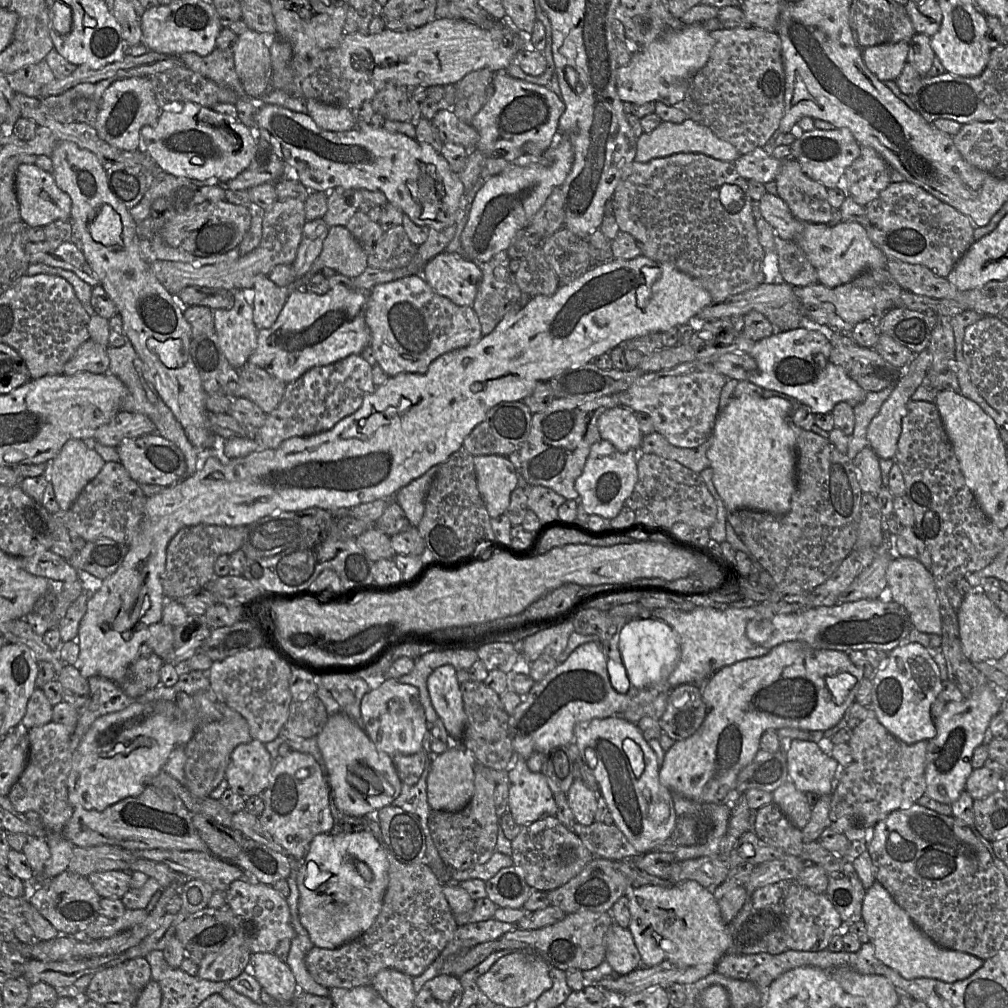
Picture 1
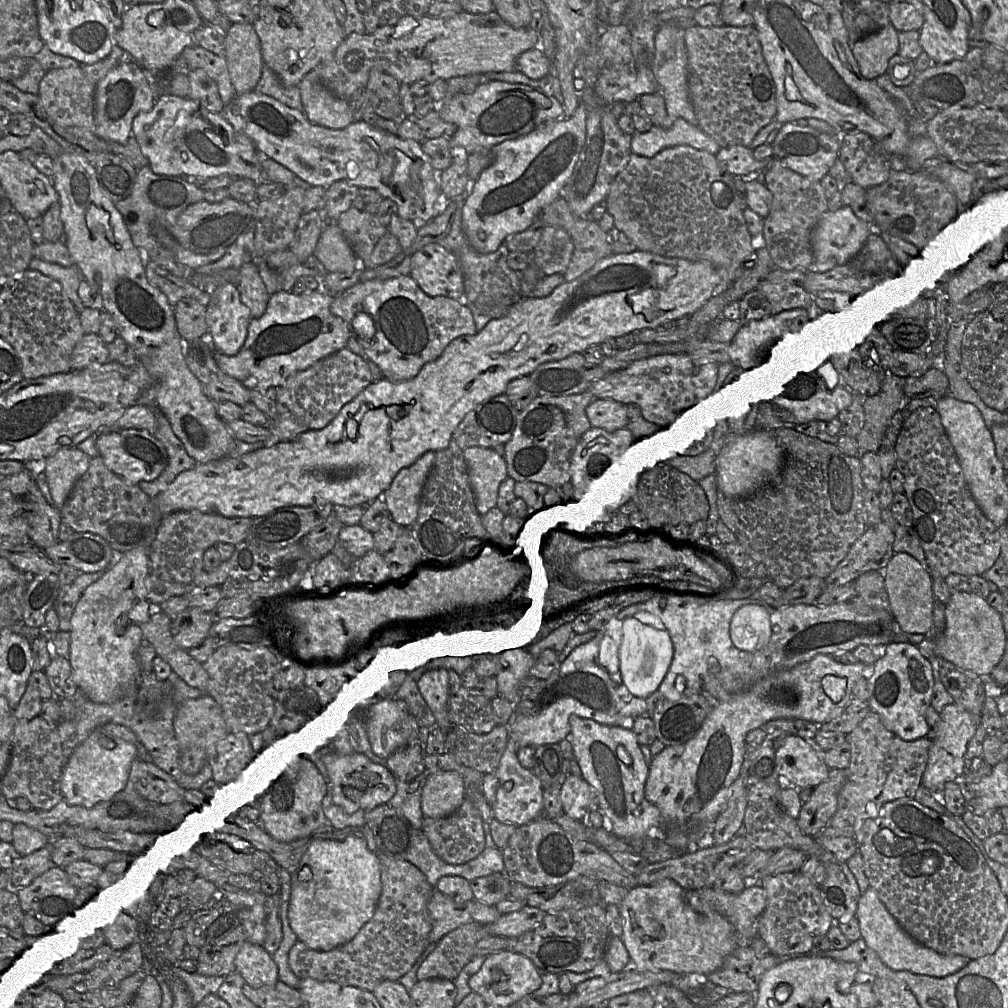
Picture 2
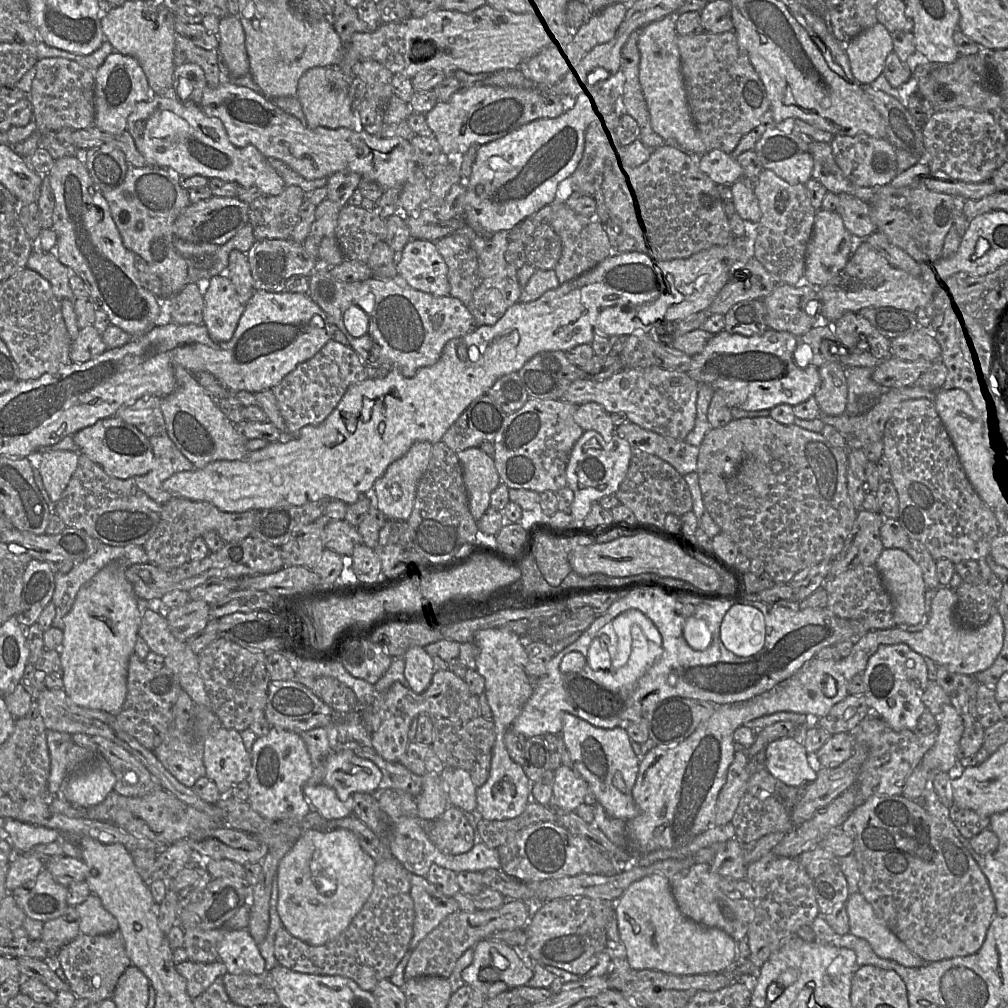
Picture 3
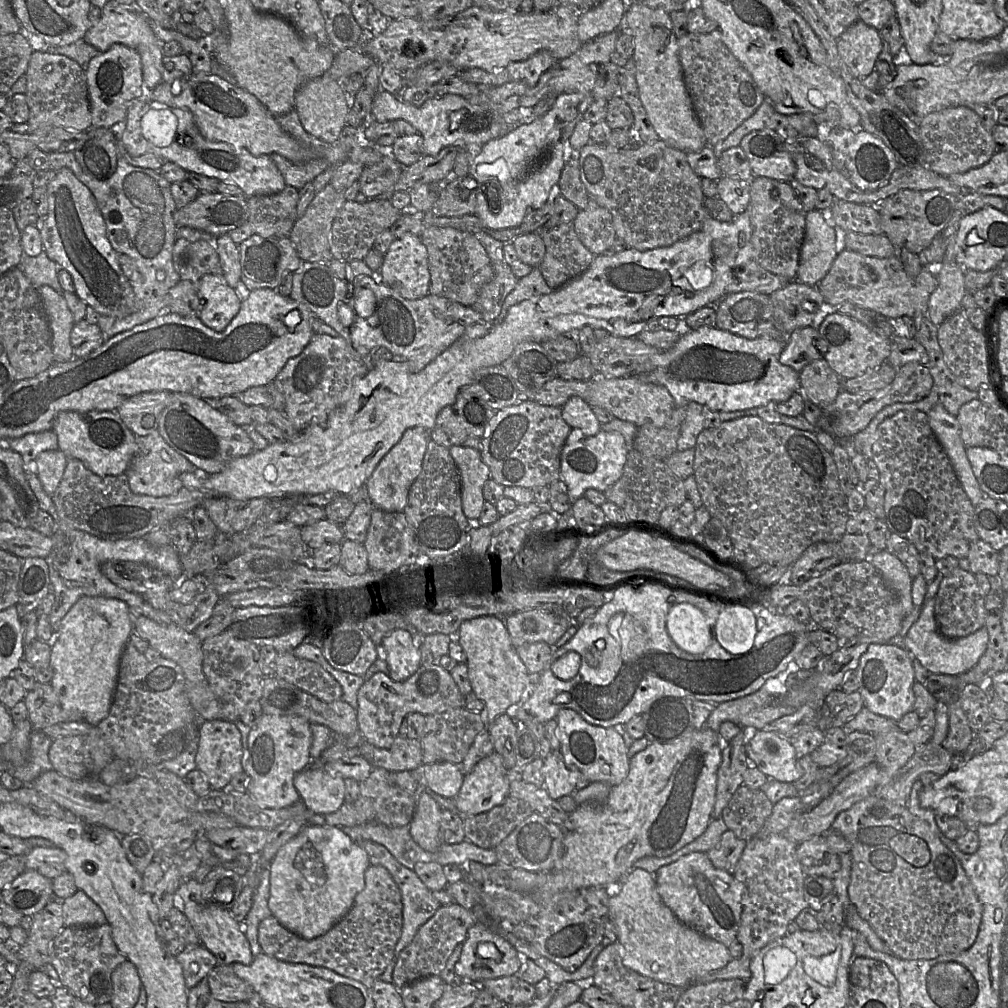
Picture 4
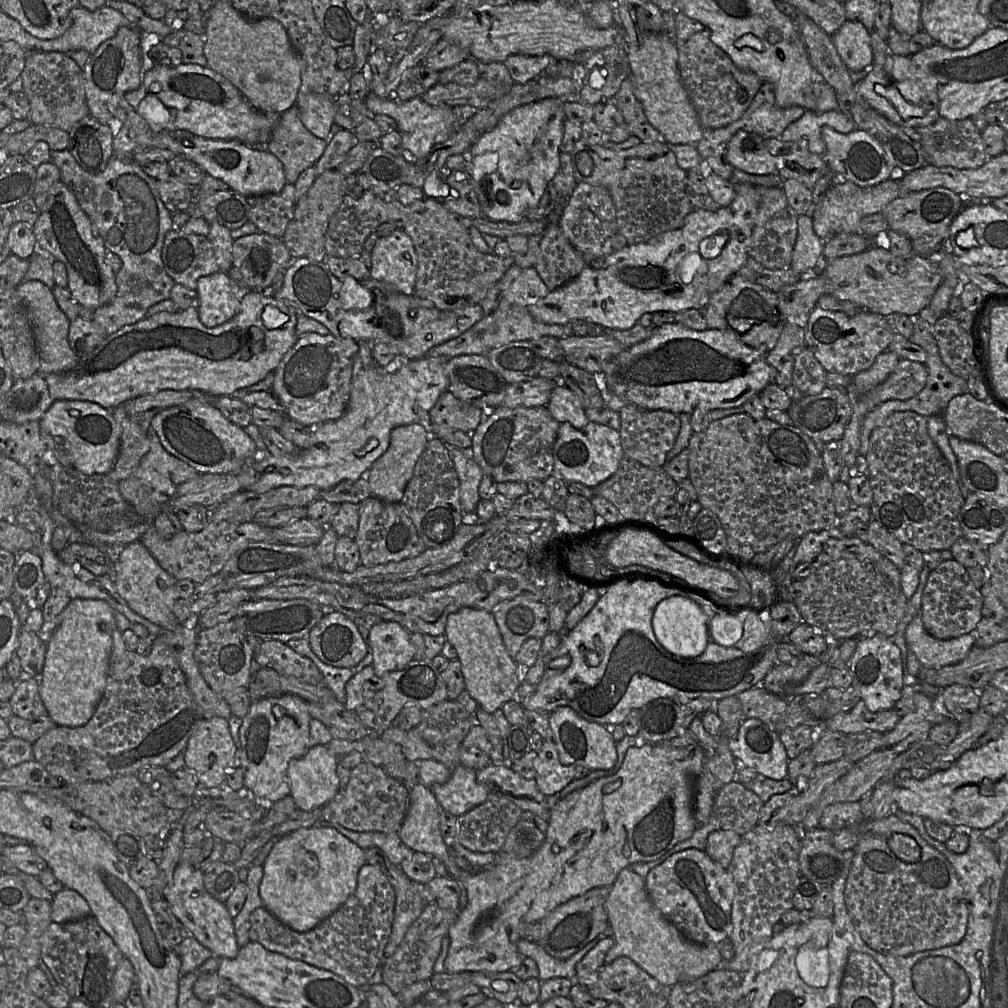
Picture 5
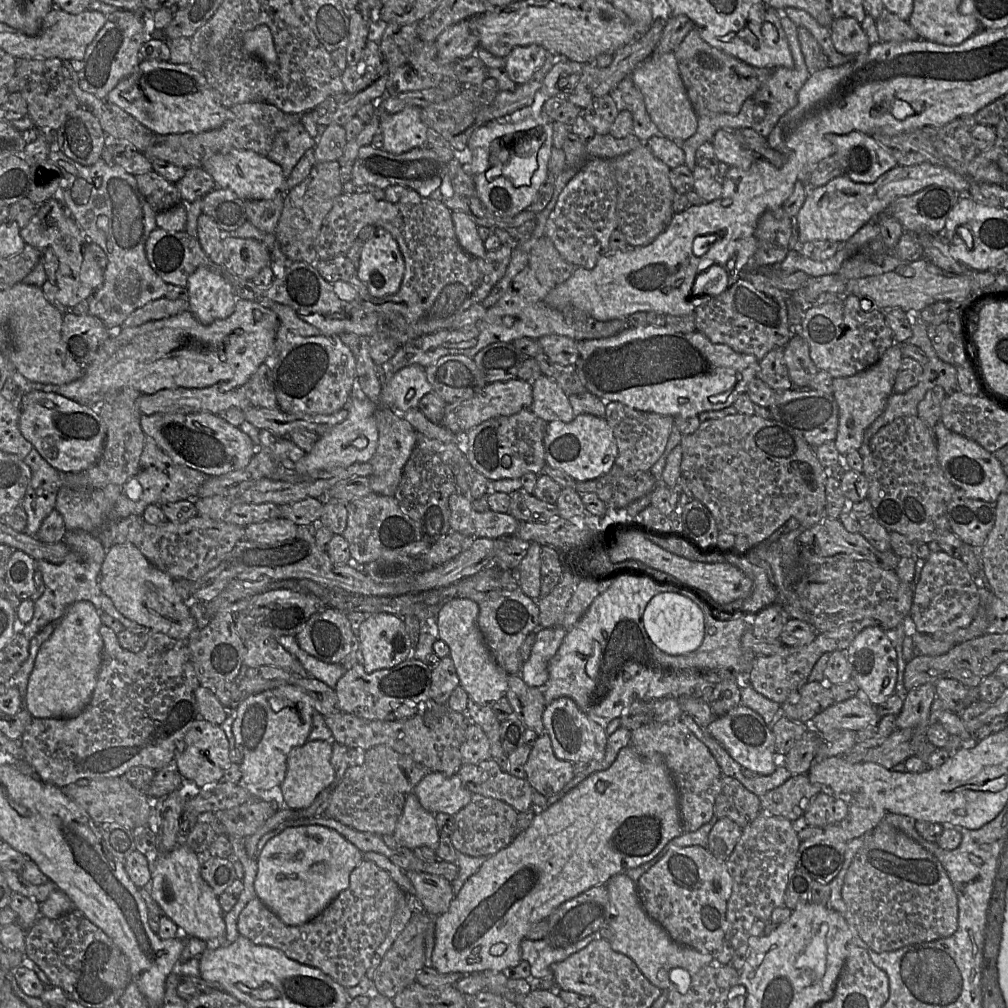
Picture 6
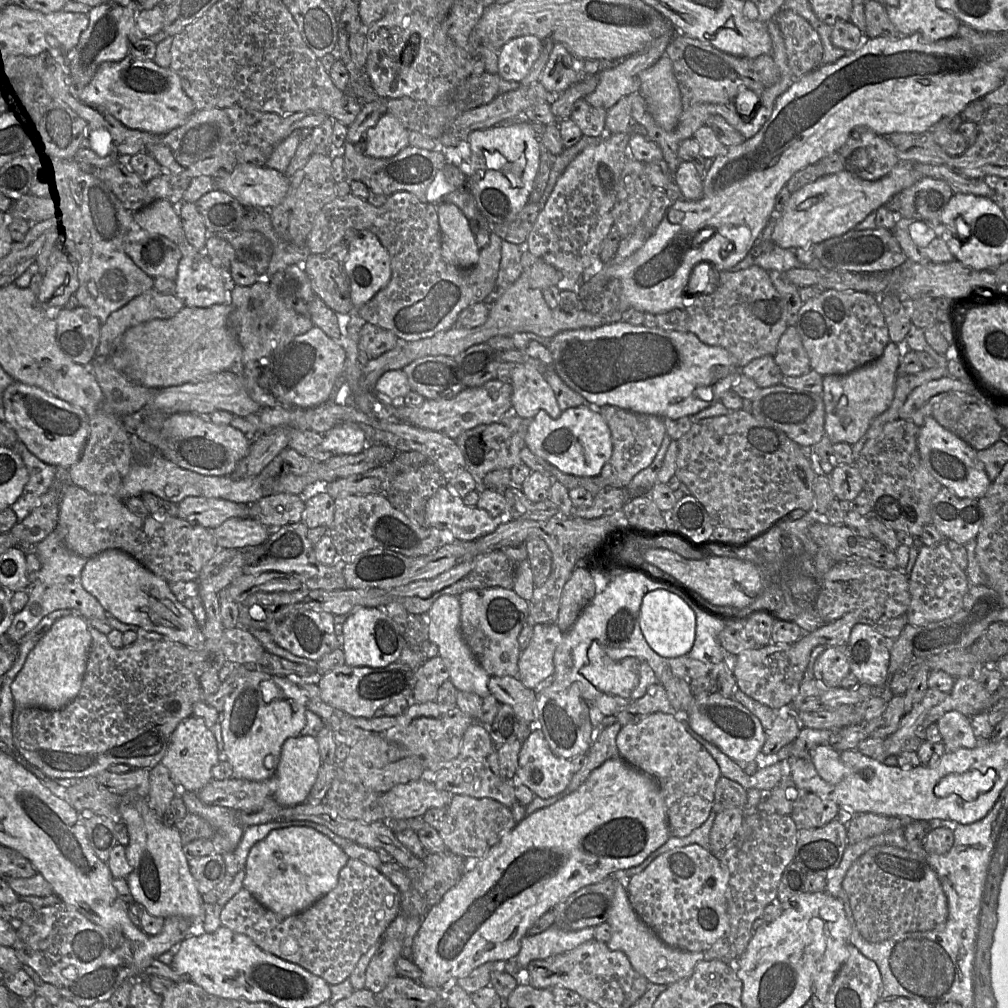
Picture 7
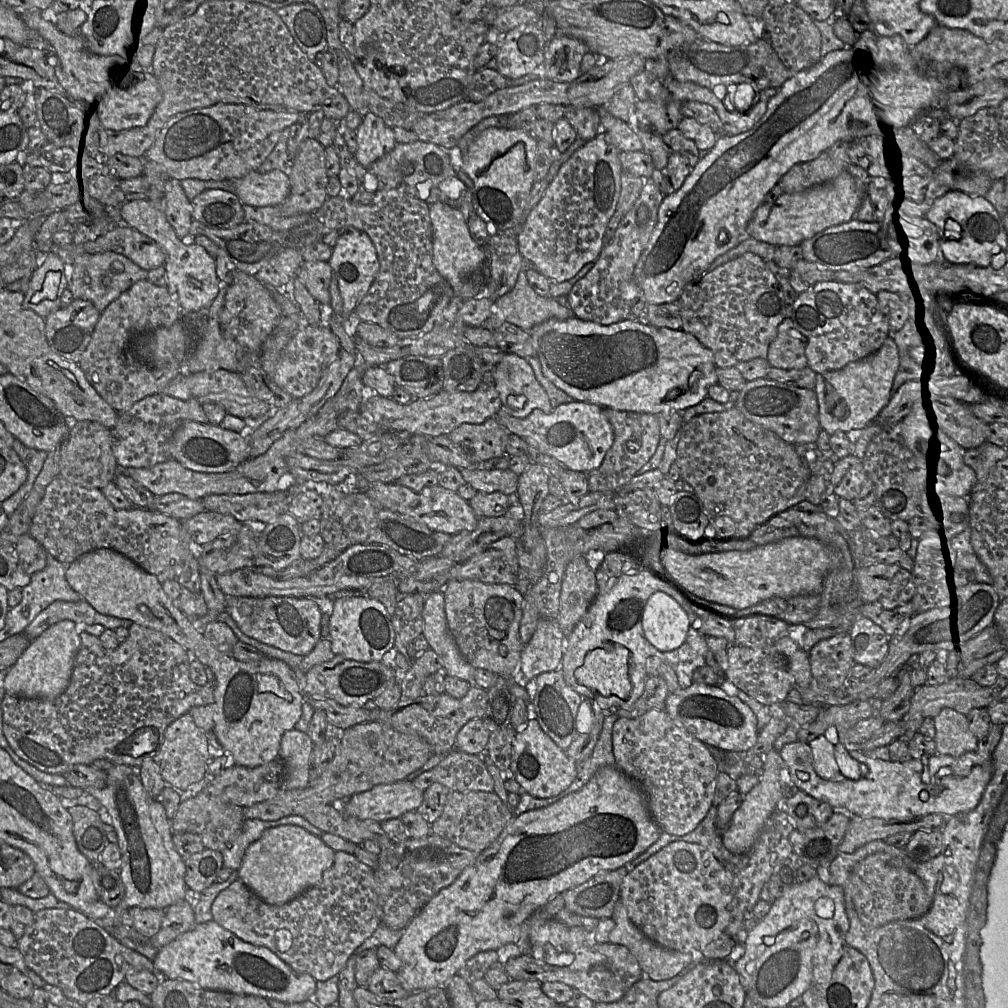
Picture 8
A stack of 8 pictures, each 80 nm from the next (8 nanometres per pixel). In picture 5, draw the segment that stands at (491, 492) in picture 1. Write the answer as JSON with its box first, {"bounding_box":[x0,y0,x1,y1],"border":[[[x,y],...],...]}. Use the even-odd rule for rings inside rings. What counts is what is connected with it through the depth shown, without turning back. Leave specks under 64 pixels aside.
{"bounding_box":[448,447,484,513],"border":[[[448,447],[459,480],[459,498],[463,513],[476,512],[480,500],[478,488],[484,472],[471,456],[471,448]]]}

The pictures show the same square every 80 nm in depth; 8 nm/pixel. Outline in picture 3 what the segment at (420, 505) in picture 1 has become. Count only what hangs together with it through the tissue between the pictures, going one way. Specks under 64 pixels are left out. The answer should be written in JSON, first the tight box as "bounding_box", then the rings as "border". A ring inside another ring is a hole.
{"bounding_box":[372,441,432,521],"border":[[[416,441],[407,453],[391,463],[384,474],[376,480],[372,490],[377,497],[377,509],[388,520],[408,521],[415,502],[418,483],[427,470],[432,444],[428,441]]]}

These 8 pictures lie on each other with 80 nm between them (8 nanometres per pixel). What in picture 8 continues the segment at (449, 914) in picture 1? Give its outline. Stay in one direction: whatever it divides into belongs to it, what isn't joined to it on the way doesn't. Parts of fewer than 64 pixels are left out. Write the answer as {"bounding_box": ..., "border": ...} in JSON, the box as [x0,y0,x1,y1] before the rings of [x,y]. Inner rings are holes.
{"bounding_box":[211,851,383,981],"border":[[[335,851],[334,862],[324,871],[319,884],[306,889],[285,904],[268,904],[241,880],[234,880],[215,898],[211,911],[213,921],[243,941],[269,949],[293,970],[308,974],[317,981],[337,976],[355,950],[376,931],[383,916],[374,870],[354,855],[341,851]]]}

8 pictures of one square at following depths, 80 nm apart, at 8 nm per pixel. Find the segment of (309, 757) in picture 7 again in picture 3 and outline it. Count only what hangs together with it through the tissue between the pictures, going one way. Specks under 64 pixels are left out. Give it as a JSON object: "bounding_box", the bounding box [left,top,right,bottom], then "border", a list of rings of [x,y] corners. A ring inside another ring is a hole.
{"bounding_box":[303,783,354,821],"border":[[[324,783],[307,784],[303,792],[313,810],[328,821],[354,816],[350,798],[346,802],[341,801],[336,791]]]}

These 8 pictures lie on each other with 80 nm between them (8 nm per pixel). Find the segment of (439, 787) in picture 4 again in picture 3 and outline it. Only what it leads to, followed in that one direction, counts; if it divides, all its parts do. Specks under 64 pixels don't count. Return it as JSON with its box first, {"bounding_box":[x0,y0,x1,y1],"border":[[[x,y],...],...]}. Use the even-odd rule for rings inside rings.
{"bounding_box":[440,767,477,814],"border":[[[444,767],[440,777],[447,788],[450,804],[470,814],[477,814],[477,787],[470,773],[461,768]]]}

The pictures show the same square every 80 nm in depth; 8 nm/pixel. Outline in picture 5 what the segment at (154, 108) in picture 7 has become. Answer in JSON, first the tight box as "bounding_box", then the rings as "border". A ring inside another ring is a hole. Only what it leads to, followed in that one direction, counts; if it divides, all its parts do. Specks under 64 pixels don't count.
{"bounding_box":[124,64,273,147],"border":[[[155,64],[145,74],[142,69],[142,84],[137,90],[128,92],[124,100],[130,107],[137,110],[147,95],[154,95],[170,113],[170,121],[163,129],[165,131],[186,130],[206,139],[237,140],[256,147],[267,145],[273,132],[272,119],[253,108],[238,88],[233,86],[221,74],[208,67],[196,64],[181,64],[170,68]]]}

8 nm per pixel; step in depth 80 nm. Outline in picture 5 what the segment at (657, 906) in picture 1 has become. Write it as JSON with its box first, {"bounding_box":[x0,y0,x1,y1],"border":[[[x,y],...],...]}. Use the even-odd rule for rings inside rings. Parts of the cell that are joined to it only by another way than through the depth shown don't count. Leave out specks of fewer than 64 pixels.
{"bounding_box":[606,868,723,987],"border":[[[630,868],[623,869],[609,887],[606,910],[608,924],[613,929],[612,938],[616,945],[620,947],[621,956],[631,959],[663,985],[671,987],[676,984],[690,983],[722,965],[723,958],[718,946],[715,944],[701,945],[686,939],[654,906],[646,891],[644,878]]]}

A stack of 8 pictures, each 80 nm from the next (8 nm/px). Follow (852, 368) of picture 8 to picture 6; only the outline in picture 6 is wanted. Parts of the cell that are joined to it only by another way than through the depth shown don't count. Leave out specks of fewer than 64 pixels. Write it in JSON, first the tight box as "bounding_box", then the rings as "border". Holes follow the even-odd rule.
{"bounding_box":[832,343,902,456],"border":[[[894,343],[870,368],[852,376],[833,379],[832,395],[839,411],[838,430],[834,444],[842,456],[860,448],[864,431],[885,409],[887,401],[893,393],[893,385],[902,358],[900,344]]]}

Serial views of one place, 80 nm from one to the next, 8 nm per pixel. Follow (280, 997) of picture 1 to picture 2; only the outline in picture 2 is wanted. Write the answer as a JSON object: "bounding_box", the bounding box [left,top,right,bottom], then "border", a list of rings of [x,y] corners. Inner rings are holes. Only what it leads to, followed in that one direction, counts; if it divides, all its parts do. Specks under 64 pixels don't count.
{"bounding_box":[235,941,279,988],"border":[[[245,941],[235,958],[235,972],[254,988],[279,981],[278,966],[261,945]]]}

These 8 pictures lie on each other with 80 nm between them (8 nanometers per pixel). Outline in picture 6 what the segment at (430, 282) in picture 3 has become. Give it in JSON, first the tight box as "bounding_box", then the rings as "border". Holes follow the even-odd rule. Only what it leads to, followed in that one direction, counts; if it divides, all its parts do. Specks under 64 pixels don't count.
{"bounding_box":[357,228,405,298],"border":[[[378,228],[361,250],[357,263],[359,280],[367,287],[371,298],[393,295],[400,289],[405,271],[405,263],[397,241],[386,230]]]}

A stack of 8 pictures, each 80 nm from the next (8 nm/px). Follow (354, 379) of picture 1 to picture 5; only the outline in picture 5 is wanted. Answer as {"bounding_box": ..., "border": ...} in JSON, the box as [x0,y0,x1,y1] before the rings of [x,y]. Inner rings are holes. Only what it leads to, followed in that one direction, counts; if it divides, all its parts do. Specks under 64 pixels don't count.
{"bounding_box":[274,333,363,427],"border":[[[307,333],[283,356],[274,370],[274,386],[284,402],[284,415],[308,427],[316,427],[340,418],[351,393],[352,374],[363,364],[358,342],[352,338]]]}

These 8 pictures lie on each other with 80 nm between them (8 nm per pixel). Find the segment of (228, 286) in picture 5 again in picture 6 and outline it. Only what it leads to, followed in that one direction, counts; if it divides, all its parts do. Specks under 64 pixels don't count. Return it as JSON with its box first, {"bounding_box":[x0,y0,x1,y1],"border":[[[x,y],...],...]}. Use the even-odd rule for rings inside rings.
{"bounding_box":[186,268,238,325],"border":[[[198,268],[190,275],[186,288],[189,310],[204,325],[225,319],[235,310],[238,298],[232,285],[210,268]]]}

